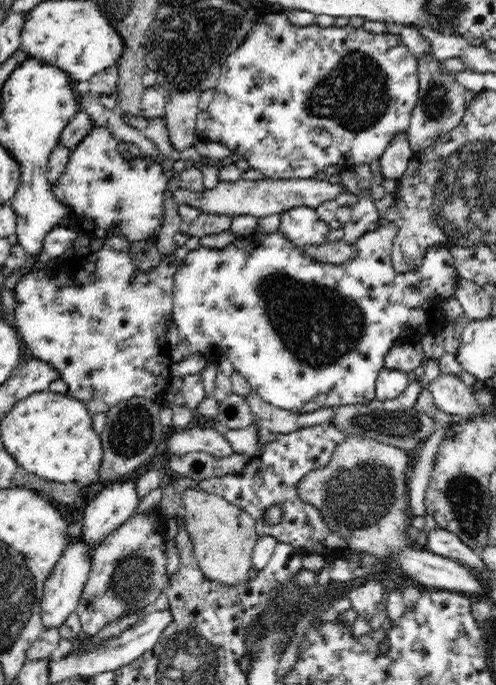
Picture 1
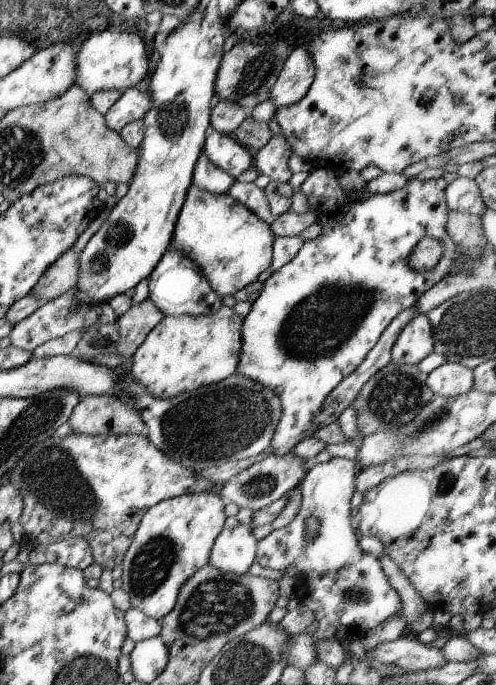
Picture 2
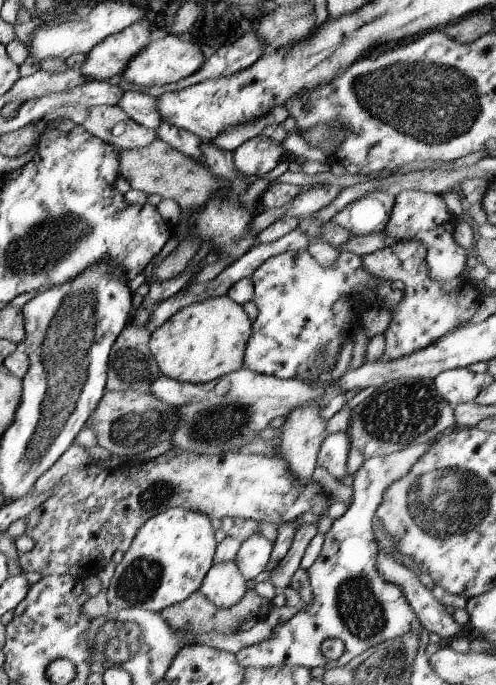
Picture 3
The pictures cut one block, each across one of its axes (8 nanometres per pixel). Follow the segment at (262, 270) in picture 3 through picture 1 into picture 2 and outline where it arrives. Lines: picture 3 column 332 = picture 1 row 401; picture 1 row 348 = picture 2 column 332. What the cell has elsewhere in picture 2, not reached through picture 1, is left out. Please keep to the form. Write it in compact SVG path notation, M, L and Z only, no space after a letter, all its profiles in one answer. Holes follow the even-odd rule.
M312 168L307 178L305 178L298 187L307 198L315 197L318 200L318 204L313 211L316 214L316 222L320 226L320 233L314 239L305 241L289 262L286 262L281 268L272 272L262 283L257 298L250 303L249 312L242 319L240 353L236 366L236 373L238 375L258 382L265 388L270 388L280 398L281 416L277 421L268 448L273 455L281 456L286 452L292 451L297 442L311 436L315 431L312 416L317 412L318 406L326 397L326 394L329 394L342 378L345 378L352 370L355 370L355 368L361 364L362 358L369 352L369 349L379 338L381 331L393 320L394 316L397 316L402 310L408 309L414 305L423 292L431 288L431 286L439 282L439 280L450 272L451 265L458 255L459 248L446 231L449 209L446 207L444 190L447 185L443 177L424 181L409 178L401 188L393 192L388 192L387 194L369 194L368 190L363 188L352 195L346 195L337 185L336 174L326 169ZM424 236L430 236L435 240L441 241L443 254L439 262L430 271L414 271L408 267L406 260L408 259L409 252L411 252L413 245L417 244L417 241L421 240Z

